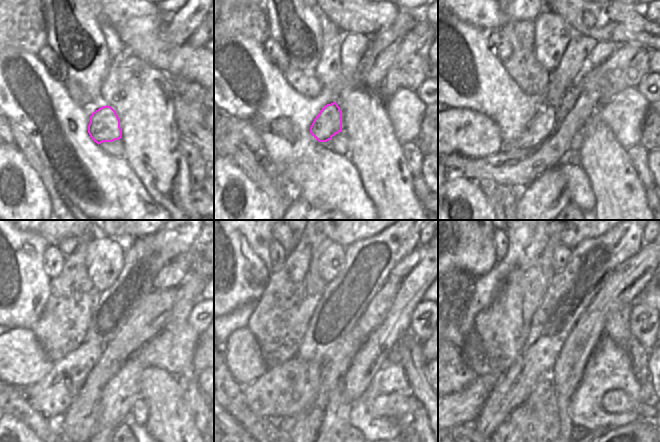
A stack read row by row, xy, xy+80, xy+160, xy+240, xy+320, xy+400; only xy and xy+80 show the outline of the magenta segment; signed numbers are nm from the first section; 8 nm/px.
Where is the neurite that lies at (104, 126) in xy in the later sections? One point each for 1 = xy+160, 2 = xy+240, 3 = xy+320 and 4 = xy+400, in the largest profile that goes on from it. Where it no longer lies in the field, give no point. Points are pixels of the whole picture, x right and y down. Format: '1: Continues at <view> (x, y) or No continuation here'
1: Continues at xy+160 (540, 127)
2: Continues at xy+240 (62, 385)
3: Continues at xy+320 (284, 384)
4: Continues at xy+400 (463, 407).

